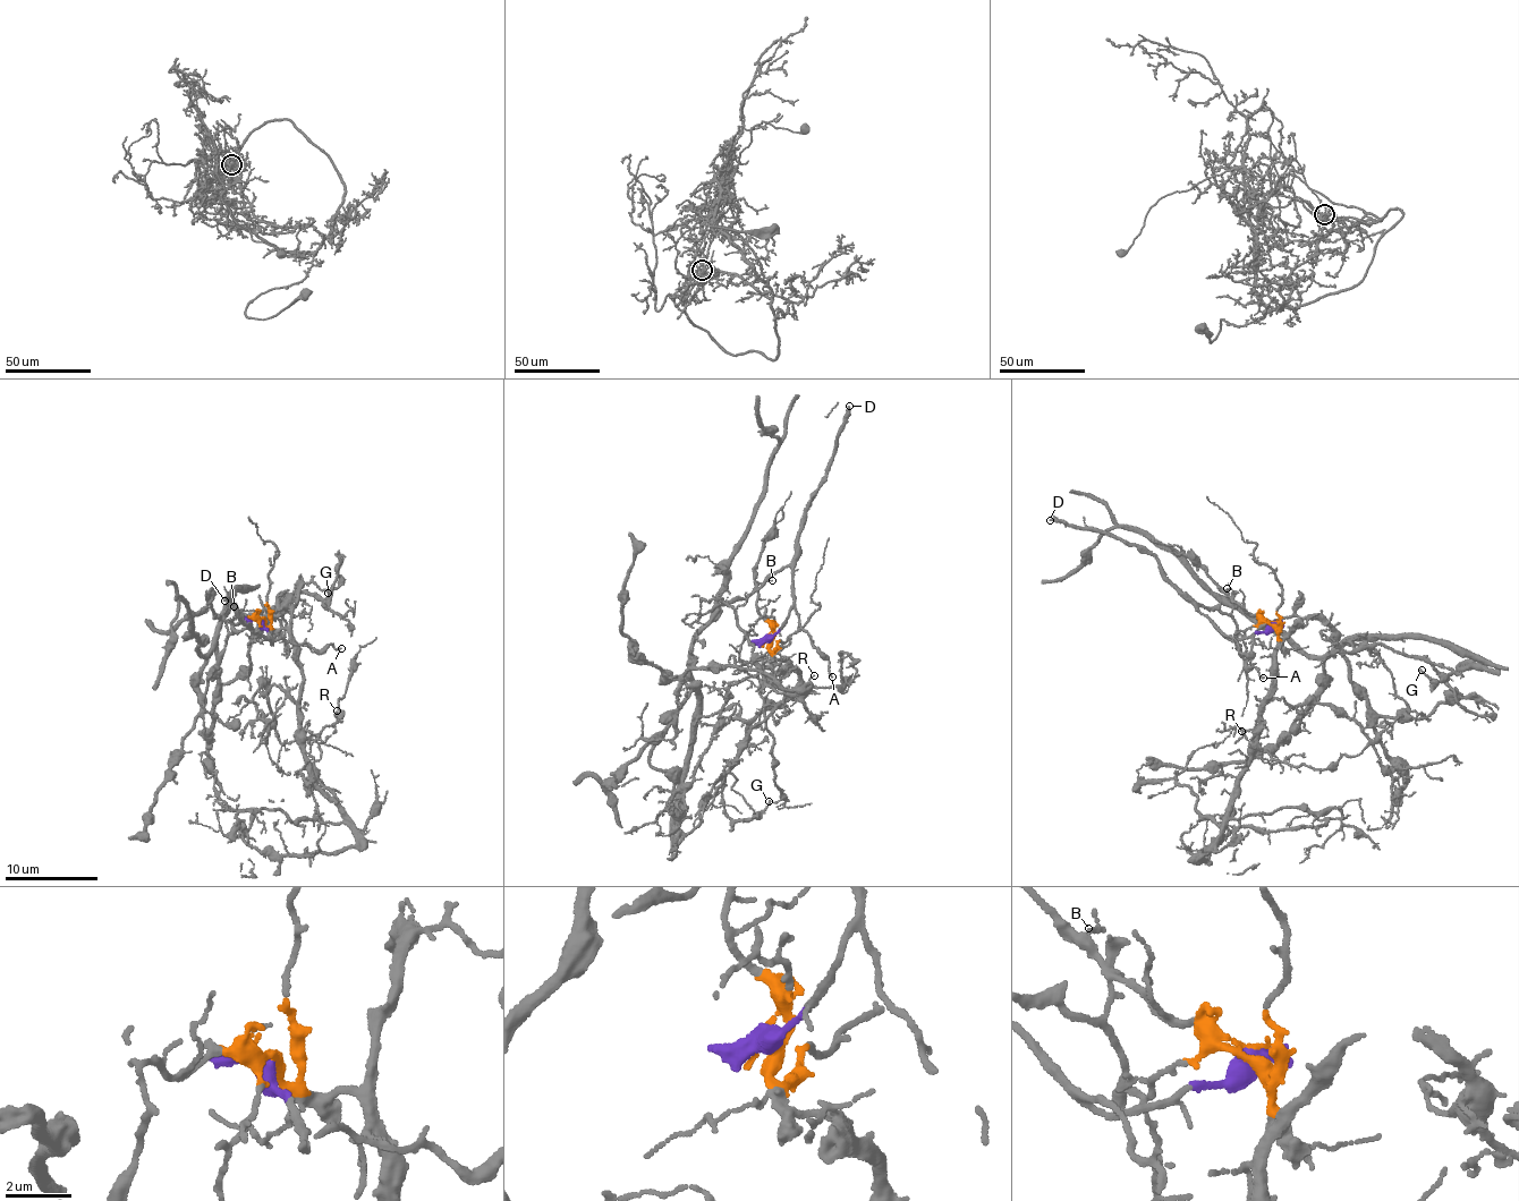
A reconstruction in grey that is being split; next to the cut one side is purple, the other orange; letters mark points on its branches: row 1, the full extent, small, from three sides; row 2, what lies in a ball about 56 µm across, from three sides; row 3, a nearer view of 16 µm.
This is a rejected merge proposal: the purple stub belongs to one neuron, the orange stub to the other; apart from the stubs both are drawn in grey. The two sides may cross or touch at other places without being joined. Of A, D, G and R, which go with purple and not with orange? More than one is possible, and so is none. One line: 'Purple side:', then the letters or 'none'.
Purple side: A, D

